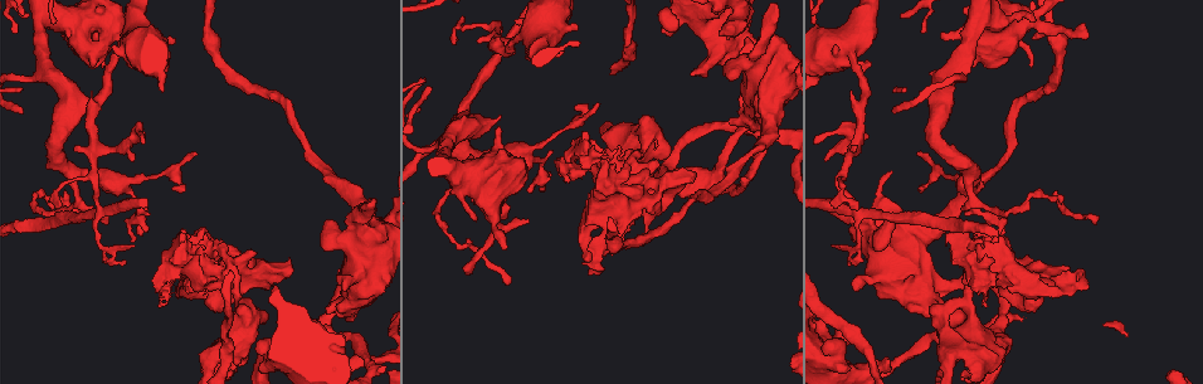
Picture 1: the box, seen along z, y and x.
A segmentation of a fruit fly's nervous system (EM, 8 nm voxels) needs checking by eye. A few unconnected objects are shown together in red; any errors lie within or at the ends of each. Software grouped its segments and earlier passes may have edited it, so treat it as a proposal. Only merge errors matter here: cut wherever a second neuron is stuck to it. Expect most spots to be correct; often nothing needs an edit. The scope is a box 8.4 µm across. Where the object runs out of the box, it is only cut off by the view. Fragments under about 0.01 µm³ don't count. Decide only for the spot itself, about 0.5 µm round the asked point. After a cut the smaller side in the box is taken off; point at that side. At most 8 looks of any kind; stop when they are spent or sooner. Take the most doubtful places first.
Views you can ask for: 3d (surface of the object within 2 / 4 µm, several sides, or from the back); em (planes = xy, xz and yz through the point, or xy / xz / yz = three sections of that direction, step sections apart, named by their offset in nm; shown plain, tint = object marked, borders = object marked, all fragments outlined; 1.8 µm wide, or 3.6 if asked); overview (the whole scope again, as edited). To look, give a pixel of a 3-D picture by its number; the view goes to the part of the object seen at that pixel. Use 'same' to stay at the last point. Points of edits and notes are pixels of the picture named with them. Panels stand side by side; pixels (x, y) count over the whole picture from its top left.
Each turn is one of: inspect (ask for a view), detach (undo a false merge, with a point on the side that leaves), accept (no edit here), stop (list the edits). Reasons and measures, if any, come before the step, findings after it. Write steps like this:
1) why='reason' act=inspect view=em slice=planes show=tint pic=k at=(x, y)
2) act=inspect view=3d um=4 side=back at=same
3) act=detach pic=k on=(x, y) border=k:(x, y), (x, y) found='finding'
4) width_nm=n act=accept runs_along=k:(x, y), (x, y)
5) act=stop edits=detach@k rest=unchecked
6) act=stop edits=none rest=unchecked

why='sudden change in width' act=inspect view=em slice=planes show=borders pic=1 at=(101, 207)

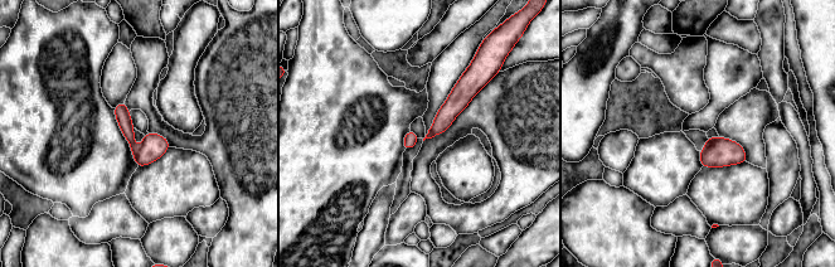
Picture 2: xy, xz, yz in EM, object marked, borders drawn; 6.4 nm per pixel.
act=detach pic=2 on=(154, 146) border=2:(137, 151), (134, 155) found='two neurons meet here'

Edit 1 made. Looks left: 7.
act=inspect view=overview

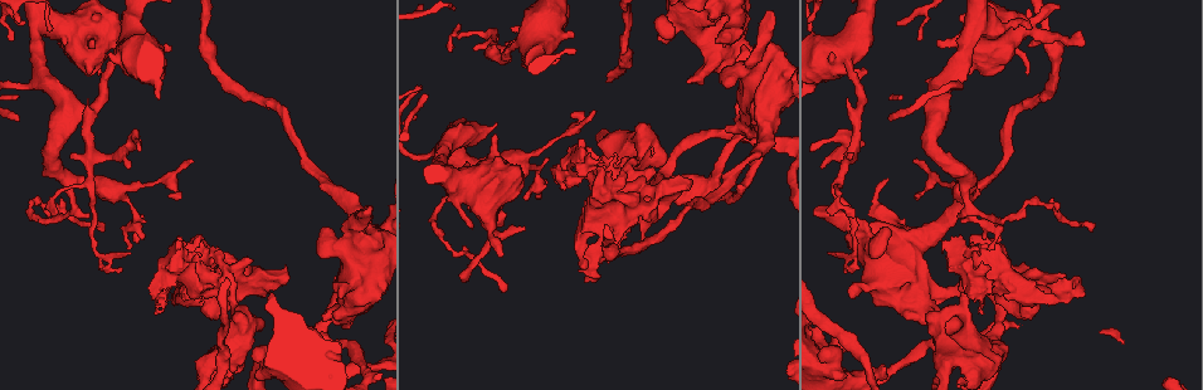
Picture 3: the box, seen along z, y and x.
why='sharp bend' act=inspect view=em um=3.6 slice=xz step=16 show=tint pic=3 at=(371, 261)

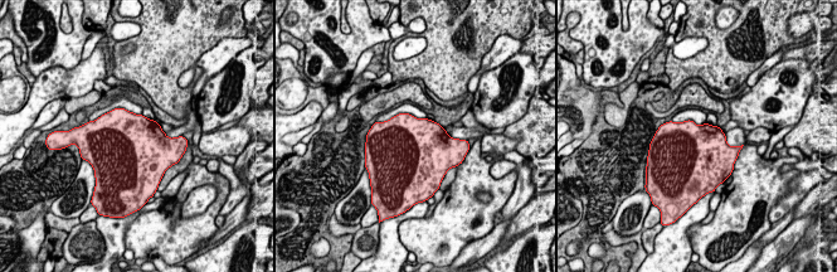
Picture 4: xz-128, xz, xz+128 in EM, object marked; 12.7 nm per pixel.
act=inspect view=em um=3.6 slice=planes show=tint at=same

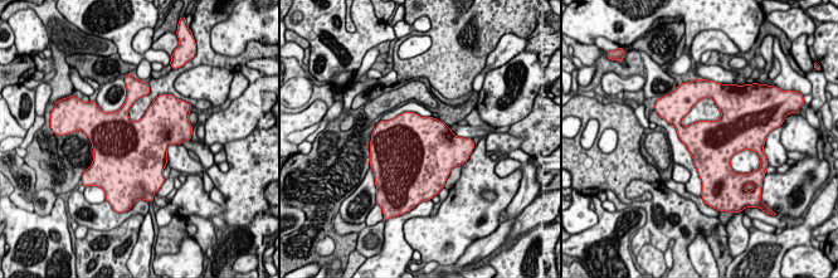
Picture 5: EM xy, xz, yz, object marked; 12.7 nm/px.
act=accept found='all the same neuron'

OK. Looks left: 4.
why='calibre changes' act=inspect view=3d um=4 pic=3 at=(842, 52)

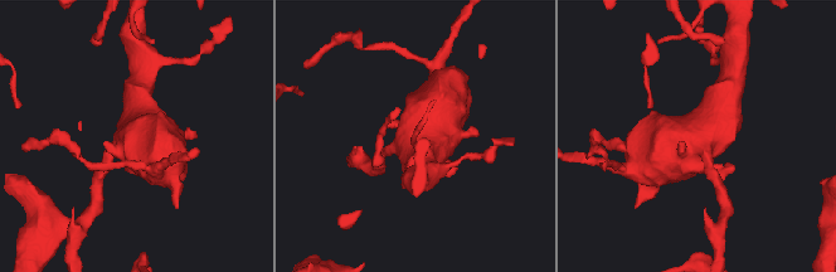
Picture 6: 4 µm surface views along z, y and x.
why='need the tissue' act=inspect view=em um=3.6 slice=planes show=tint pic=6 at=(699, 142)

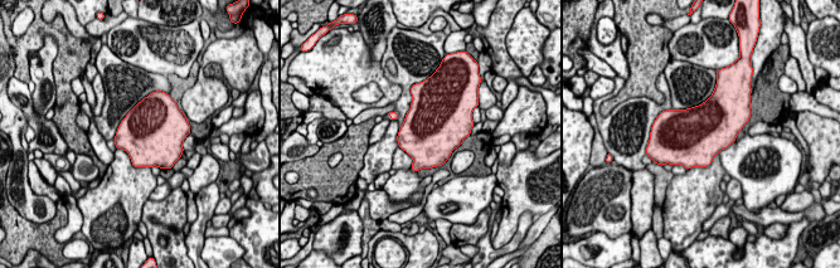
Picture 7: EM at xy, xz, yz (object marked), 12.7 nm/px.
act=accept found='continuous, no second neuron'

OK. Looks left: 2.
act=stop edits=detach@2 rest=unchecked

